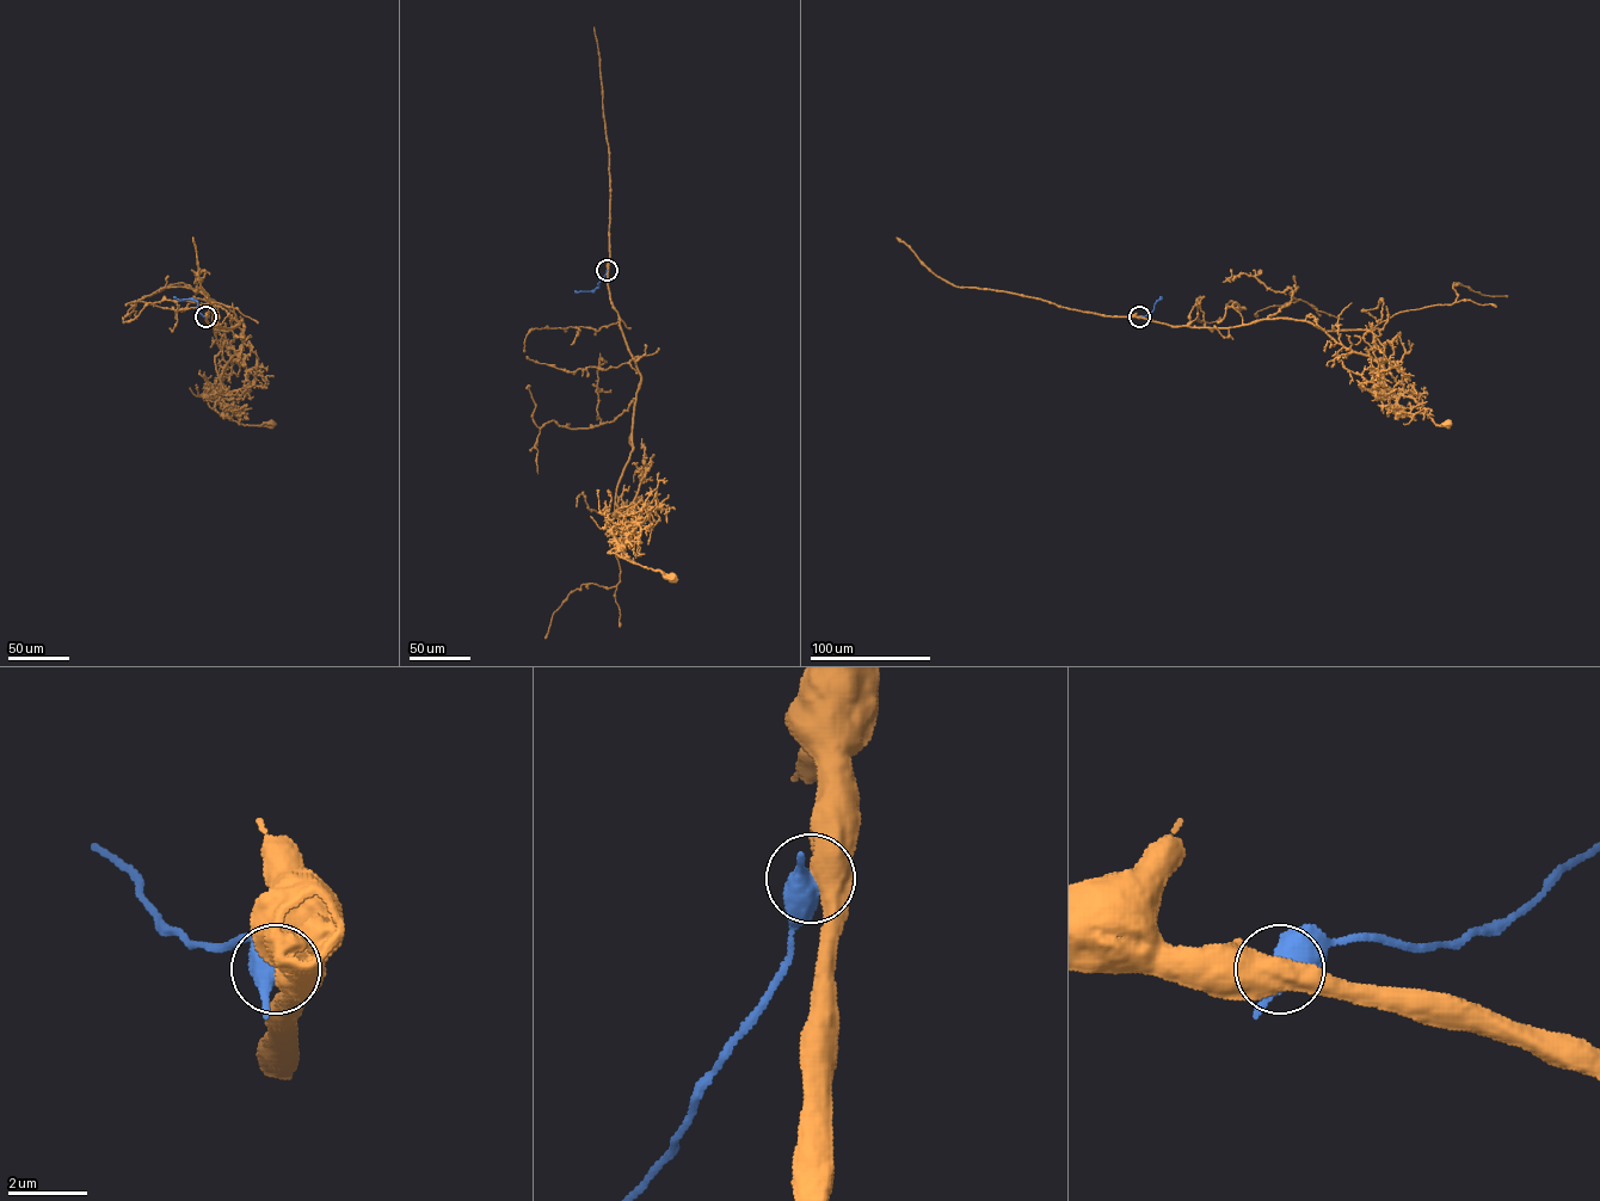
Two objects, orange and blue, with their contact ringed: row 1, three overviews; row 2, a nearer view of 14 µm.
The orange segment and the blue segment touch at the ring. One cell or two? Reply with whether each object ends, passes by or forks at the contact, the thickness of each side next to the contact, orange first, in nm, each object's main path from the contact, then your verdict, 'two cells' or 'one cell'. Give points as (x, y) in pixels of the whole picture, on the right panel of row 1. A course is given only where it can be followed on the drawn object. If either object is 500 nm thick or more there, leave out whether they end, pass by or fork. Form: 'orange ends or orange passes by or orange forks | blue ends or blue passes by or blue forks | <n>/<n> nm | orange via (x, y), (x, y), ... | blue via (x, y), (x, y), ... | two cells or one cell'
550/500 nm | orange via (1139, 316), (1370, 331), (1384, 348), (1385, 387), (1448, 424) | blue via (1139, 316), (1152, 310), (1160, 296) | two cells

